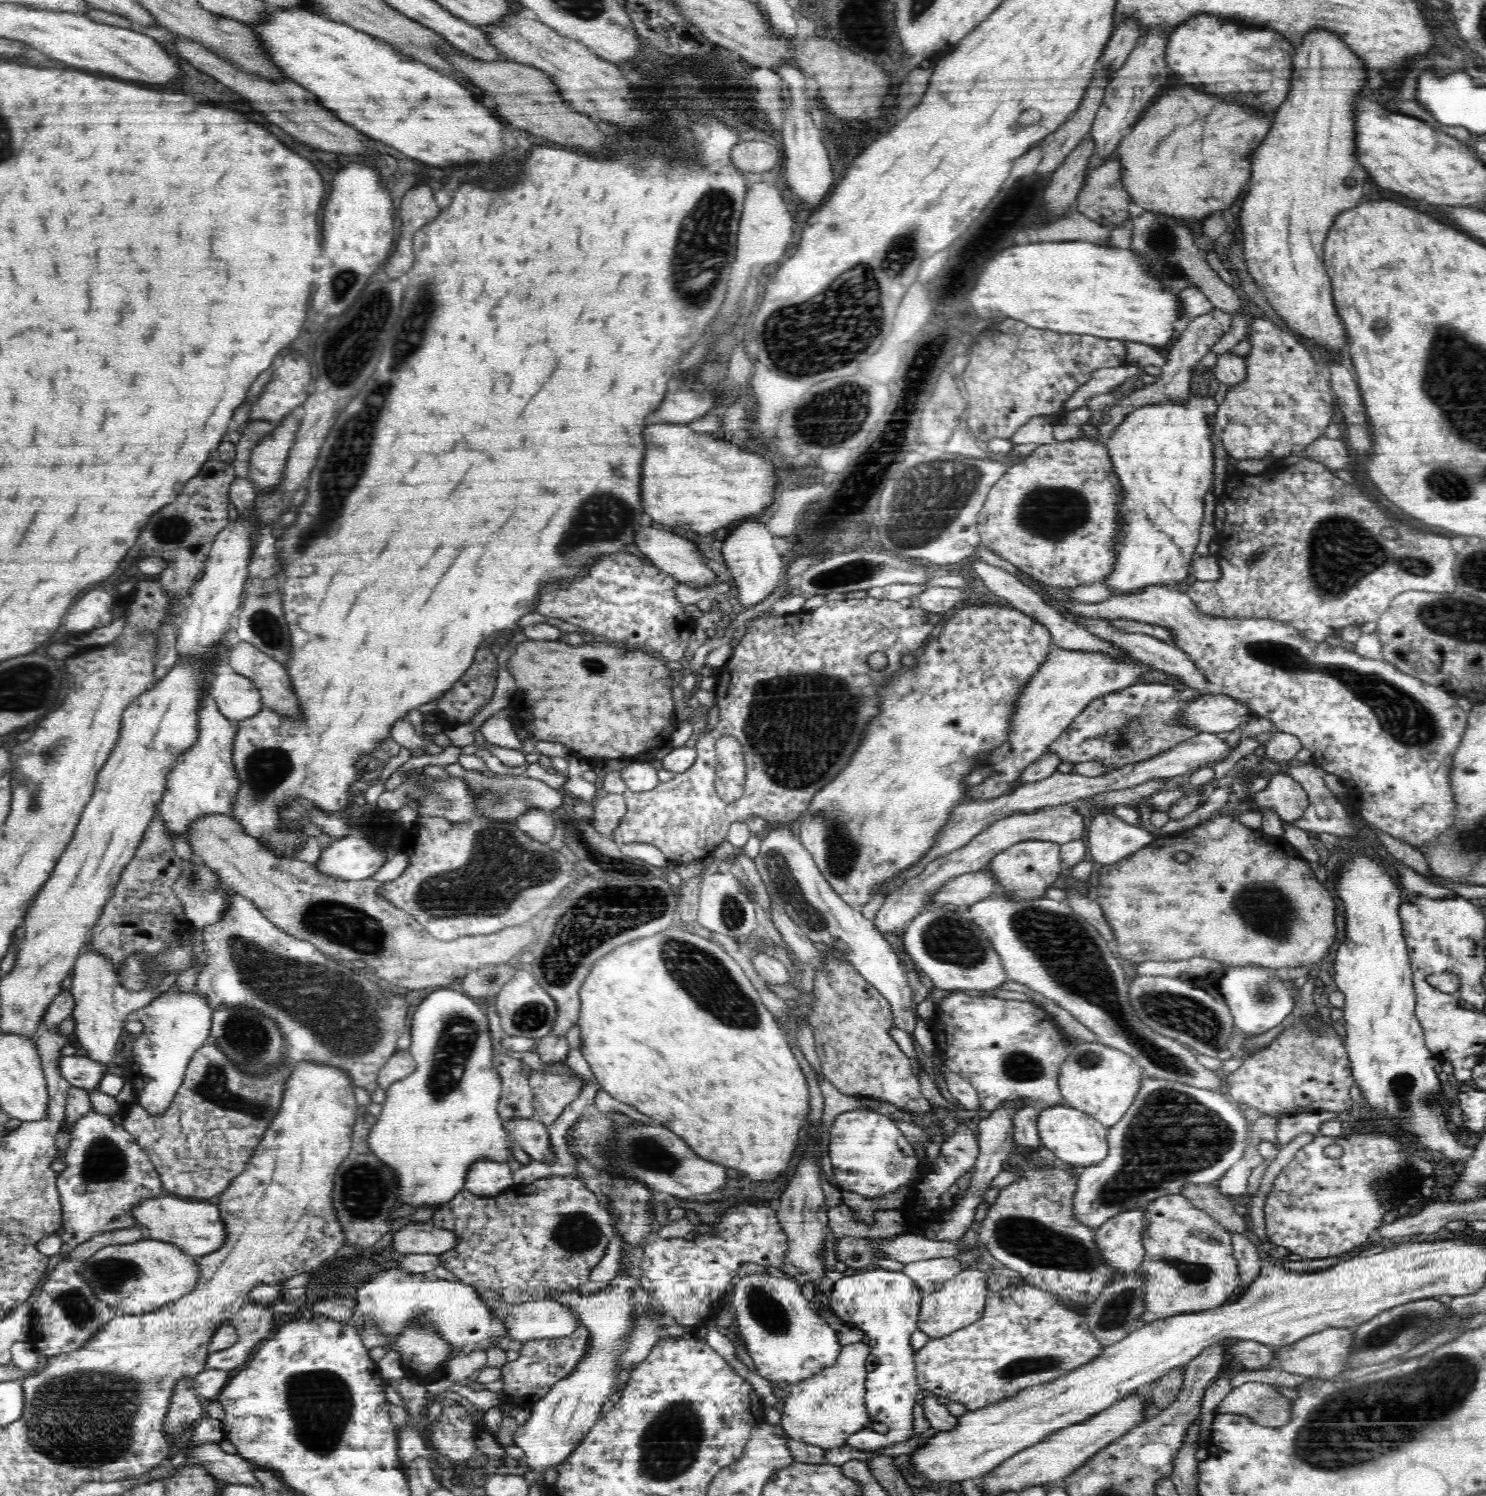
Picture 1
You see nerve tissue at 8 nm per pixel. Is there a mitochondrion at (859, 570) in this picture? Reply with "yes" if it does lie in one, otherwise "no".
yes

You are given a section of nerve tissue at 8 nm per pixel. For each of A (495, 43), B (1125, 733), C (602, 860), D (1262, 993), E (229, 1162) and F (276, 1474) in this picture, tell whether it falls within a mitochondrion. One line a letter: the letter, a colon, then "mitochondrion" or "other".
A: other
B: mitochondrion
C: mitochondrion
D: mitochondrion
E: other
F: other

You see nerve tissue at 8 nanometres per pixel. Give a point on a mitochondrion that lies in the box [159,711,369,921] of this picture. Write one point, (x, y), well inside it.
(263, 769)

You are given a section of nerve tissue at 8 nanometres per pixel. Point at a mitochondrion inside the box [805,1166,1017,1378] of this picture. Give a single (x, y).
(851, 1255)

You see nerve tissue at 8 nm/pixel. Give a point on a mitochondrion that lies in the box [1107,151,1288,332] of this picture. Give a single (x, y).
(1160, 238)

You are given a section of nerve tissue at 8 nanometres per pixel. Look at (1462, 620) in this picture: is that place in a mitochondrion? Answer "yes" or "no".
yes

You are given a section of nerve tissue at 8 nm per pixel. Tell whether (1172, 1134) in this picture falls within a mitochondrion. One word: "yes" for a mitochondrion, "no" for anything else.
yes

